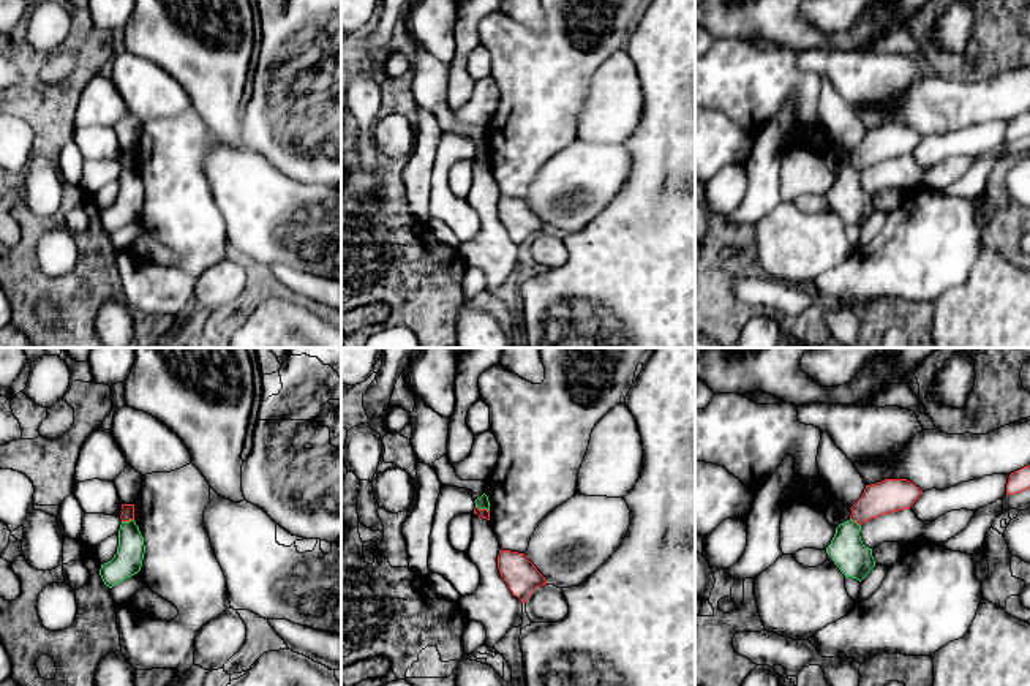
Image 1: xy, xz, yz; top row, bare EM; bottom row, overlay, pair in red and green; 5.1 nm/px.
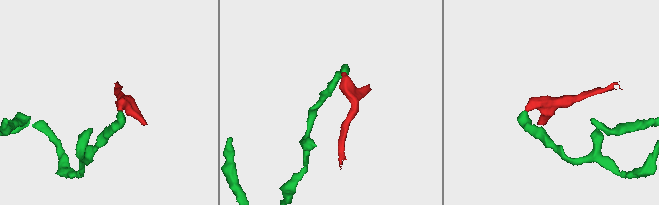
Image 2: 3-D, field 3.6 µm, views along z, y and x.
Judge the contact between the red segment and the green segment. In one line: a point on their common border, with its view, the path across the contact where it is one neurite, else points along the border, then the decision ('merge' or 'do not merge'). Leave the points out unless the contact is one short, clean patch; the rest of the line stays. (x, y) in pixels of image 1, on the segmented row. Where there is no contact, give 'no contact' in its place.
xy (127, 520) | along xy (133, 519), (122, 522) | do not merge

